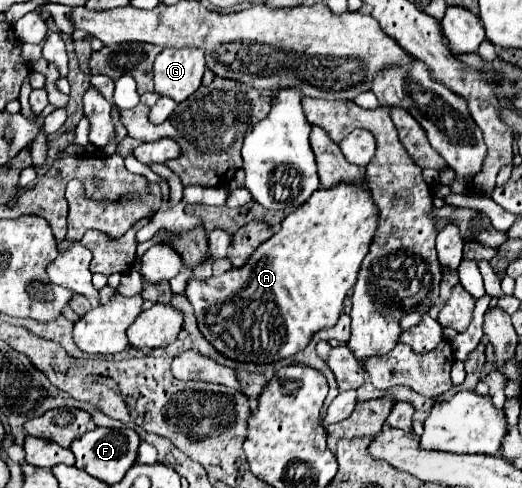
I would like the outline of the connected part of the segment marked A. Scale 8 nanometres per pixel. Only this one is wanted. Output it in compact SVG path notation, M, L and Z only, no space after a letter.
M337 184L329 190L319 188L303 206L285 216L279 232L263 242L241 268L231 268L223 276L189 280L187 300L193 306L199 332L217 352L235 362L273 364L305 350L315 332L331 328L343 308L347 292L355 286L361 260L369 252L377 228L377 208L371 192L363 184Z

